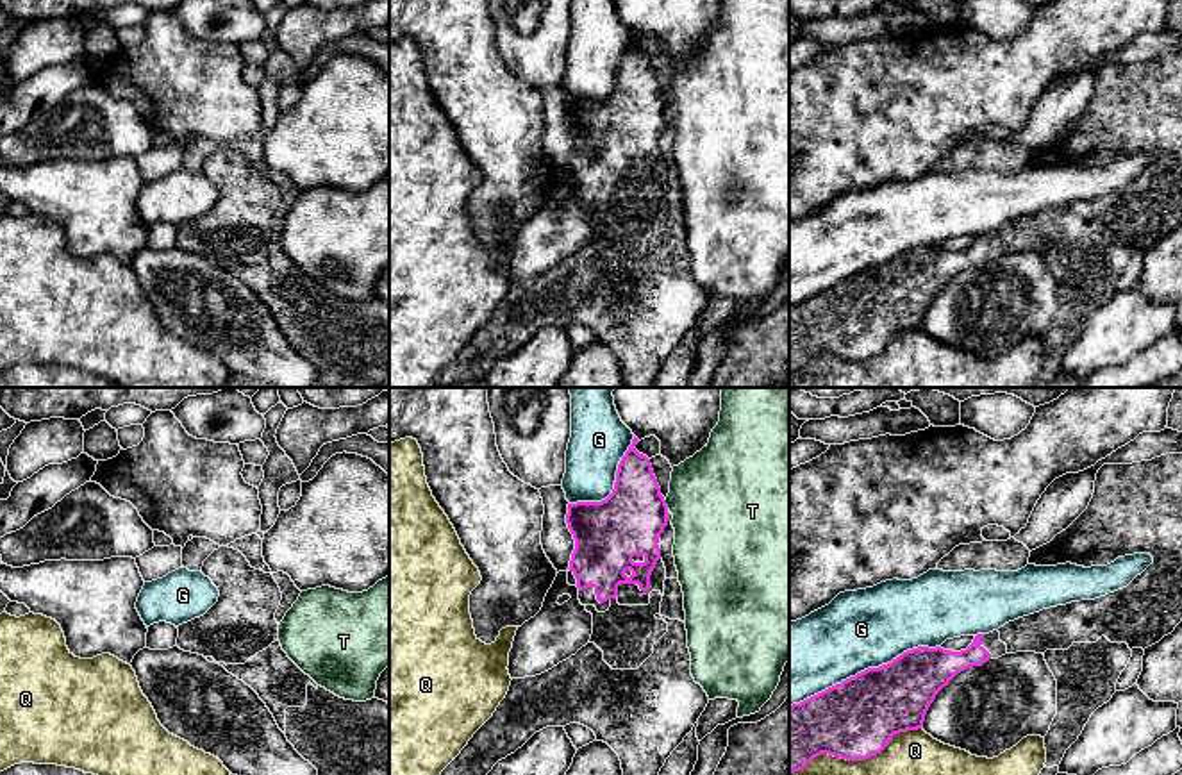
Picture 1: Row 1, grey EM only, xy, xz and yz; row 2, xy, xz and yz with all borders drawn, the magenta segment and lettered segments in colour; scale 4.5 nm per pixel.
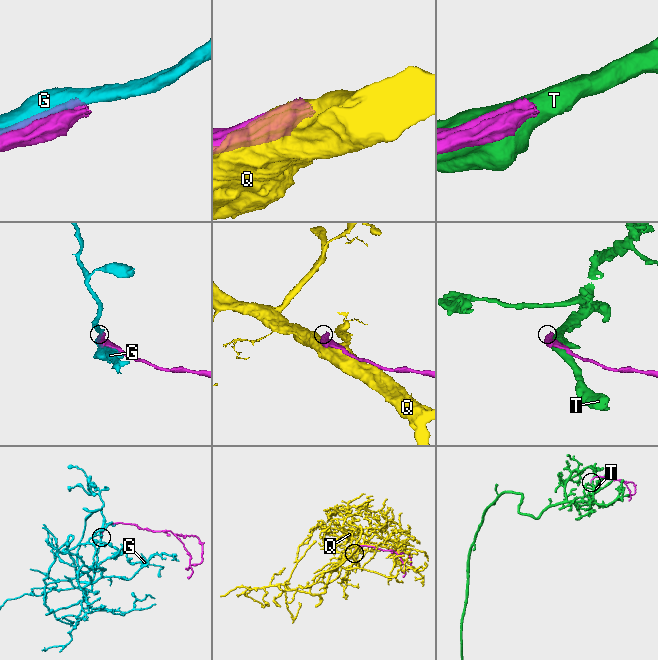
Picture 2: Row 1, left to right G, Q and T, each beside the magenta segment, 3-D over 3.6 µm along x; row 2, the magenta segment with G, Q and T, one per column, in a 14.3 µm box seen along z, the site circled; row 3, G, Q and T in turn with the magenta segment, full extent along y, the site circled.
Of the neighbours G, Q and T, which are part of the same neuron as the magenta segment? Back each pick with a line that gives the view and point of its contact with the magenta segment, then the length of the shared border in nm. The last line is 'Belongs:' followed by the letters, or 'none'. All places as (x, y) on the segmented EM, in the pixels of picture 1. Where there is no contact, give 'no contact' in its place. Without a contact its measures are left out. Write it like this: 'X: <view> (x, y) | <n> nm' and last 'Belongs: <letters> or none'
Belongs: none

